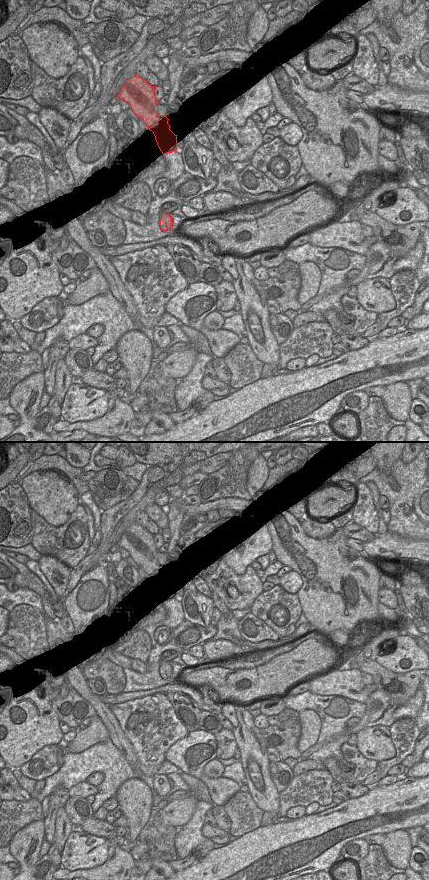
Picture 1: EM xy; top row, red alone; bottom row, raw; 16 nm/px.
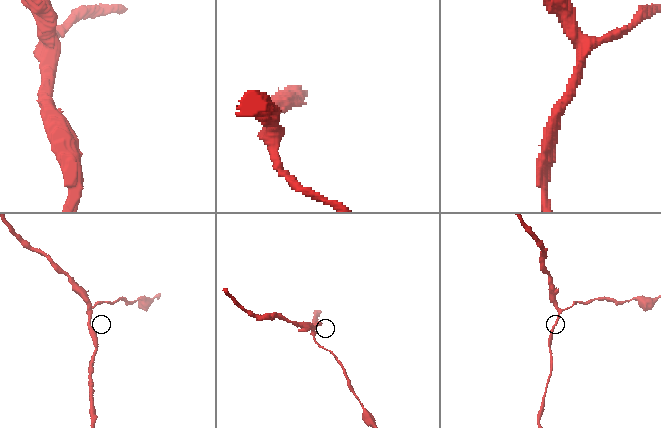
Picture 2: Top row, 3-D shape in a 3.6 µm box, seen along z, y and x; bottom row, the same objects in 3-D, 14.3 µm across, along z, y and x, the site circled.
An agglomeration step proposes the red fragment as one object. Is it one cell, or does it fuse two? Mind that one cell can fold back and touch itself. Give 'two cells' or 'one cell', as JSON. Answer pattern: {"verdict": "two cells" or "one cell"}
{"verdict": "two cells"}

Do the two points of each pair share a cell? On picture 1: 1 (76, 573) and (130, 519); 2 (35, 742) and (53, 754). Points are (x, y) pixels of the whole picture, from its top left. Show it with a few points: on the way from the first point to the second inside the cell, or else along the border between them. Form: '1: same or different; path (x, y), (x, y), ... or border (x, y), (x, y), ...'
1: same; path (90, 561), (117, 532)
2: different; border (62, 742), (45, 745), (25, 762)

